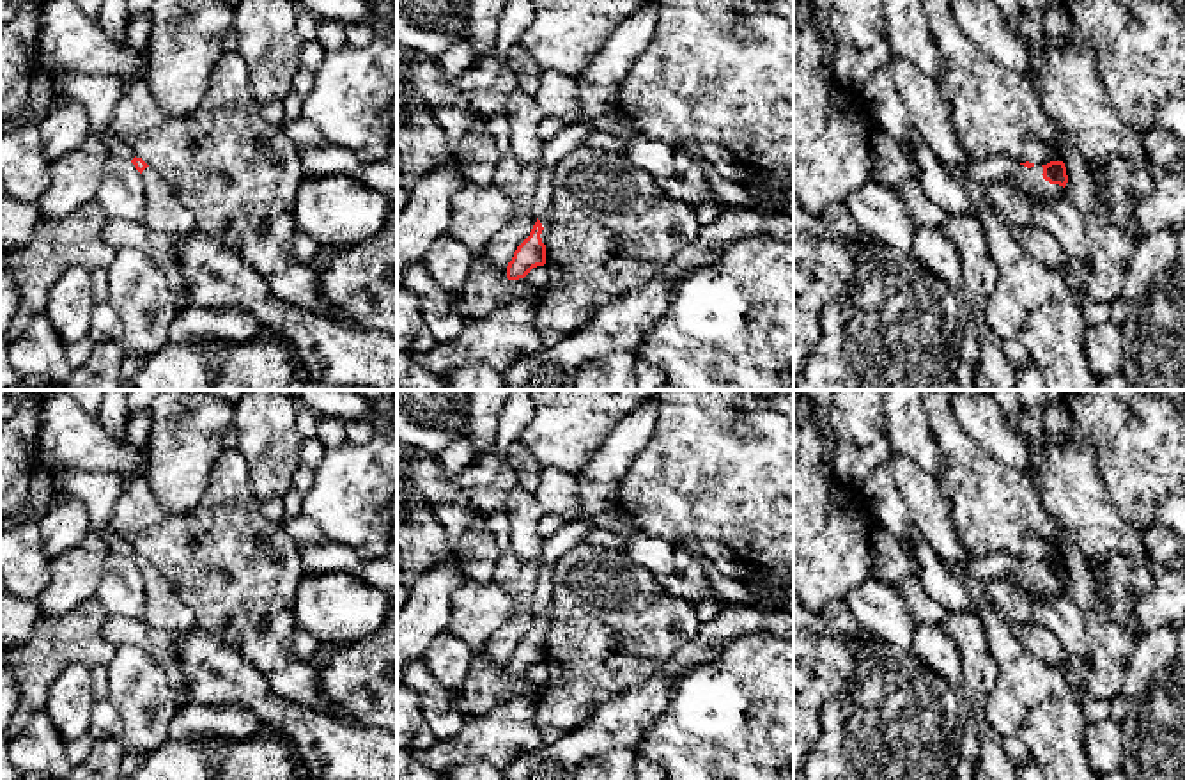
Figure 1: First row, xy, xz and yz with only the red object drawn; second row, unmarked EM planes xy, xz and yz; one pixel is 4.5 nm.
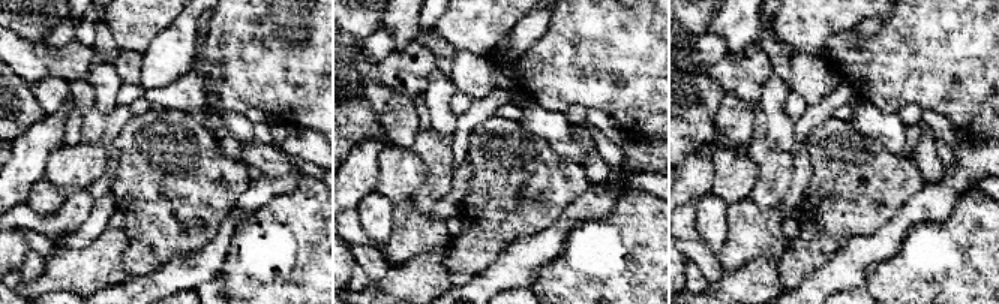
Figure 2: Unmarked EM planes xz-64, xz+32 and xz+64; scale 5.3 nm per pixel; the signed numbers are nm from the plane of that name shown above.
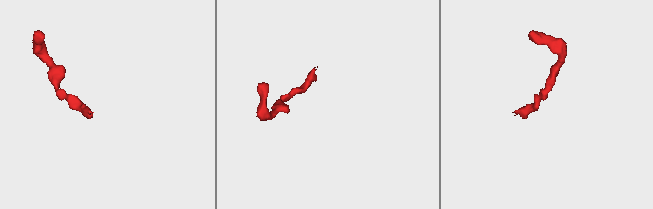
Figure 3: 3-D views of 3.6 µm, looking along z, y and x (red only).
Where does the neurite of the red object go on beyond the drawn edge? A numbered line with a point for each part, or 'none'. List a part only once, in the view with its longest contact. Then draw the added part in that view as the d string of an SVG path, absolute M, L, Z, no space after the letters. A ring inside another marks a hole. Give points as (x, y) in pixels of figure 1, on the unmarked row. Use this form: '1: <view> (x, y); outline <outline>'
1: yz (1014, 601); outline M1017 562L1008 573L1017 580L1015 583L997 578L988 580L988 599L1008 626L1011 622L1033 622L1034 601L1050 601L1056 594L1065 590L1063 583L1050 581L1042 571L1042 562L1034 562L1031 566Z

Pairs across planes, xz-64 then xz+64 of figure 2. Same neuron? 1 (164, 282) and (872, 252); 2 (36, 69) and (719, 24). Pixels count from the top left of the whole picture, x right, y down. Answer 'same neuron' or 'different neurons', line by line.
1: same neuron
2: different neurons

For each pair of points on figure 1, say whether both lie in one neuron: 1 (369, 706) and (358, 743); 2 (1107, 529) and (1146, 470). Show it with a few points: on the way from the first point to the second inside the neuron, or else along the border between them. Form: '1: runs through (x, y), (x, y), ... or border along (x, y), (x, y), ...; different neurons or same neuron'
1: border along (358, 724), (378, 729); different neurons
2: border along (1097, 475), (1104, 499), (1141, 532); different neurons

